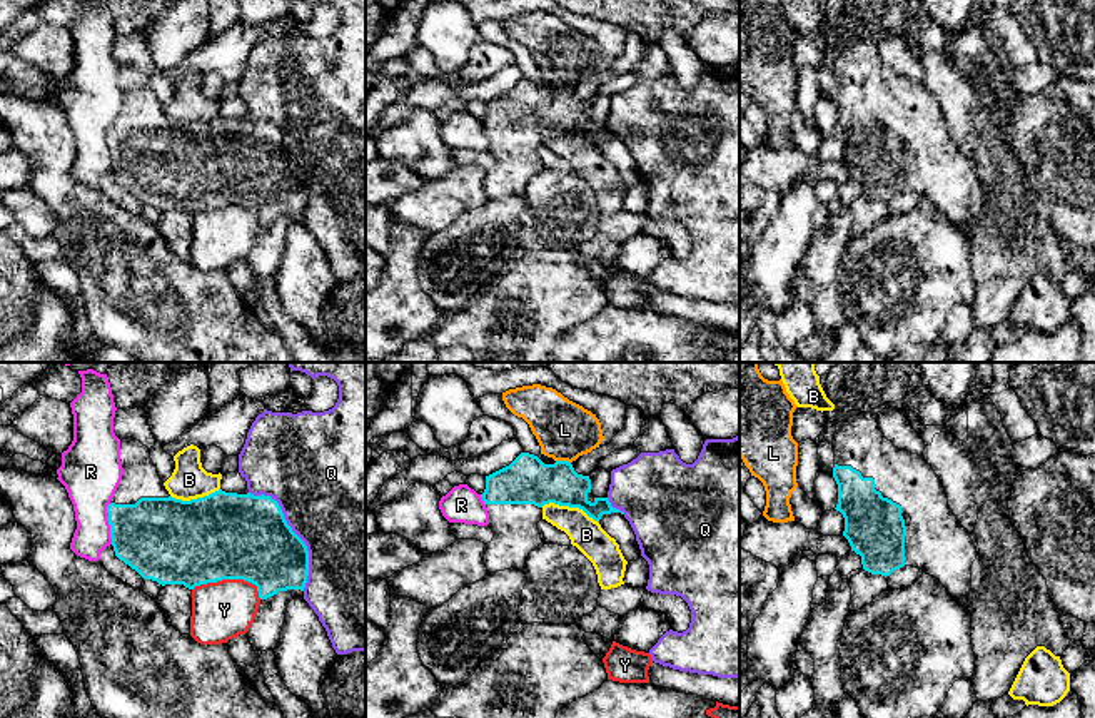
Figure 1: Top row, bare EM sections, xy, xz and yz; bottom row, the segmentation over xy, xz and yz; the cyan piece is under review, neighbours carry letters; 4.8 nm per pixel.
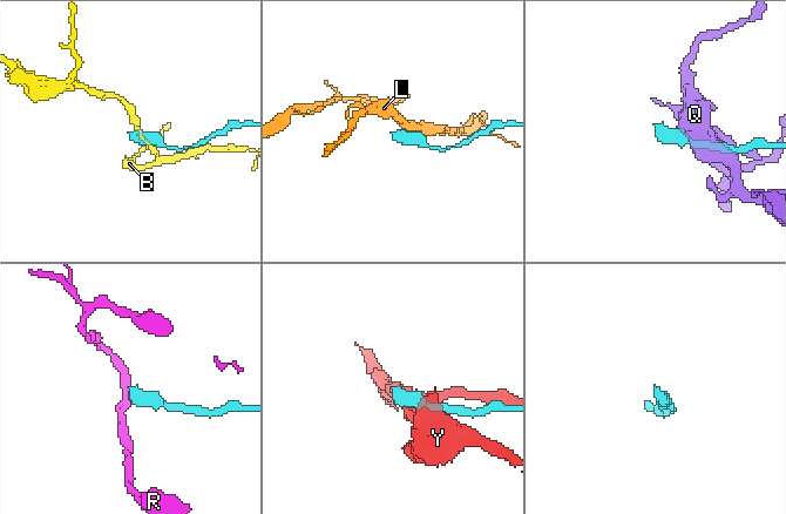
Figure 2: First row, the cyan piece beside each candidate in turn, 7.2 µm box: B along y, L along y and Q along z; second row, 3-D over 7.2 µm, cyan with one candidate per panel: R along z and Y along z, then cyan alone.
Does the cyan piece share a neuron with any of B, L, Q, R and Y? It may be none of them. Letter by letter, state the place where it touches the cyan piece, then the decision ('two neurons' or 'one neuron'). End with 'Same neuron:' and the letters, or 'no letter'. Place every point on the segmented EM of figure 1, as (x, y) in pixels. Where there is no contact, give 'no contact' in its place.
B: contact xz (570, 506); two neurons
L: contact xz (563, 461); two neurons
Q: contact xy (294, 533); two neurons
R: contact xy (109, 523); two neurons
Y: contact xy (231, 578); two neurons
Same neuron: no letter

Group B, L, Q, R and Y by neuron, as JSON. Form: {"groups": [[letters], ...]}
{"groups": [["B"], ["L"], ["Q"], ["R"], ["Y"]]}

